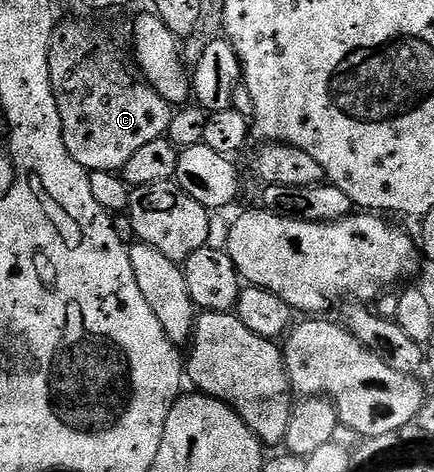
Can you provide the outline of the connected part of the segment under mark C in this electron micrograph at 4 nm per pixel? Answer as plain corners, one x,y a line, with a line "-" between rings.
59,20
50,36
48,71
56,107
60,111
64,147
68,147
68,155
72,155
72,159
90,173
118,173
128,159
140,151
140,147
166,137
170,126
172,106
145,79
132,71
131,62
127,61
122,58
122,49
114,42
113,35
94,21

